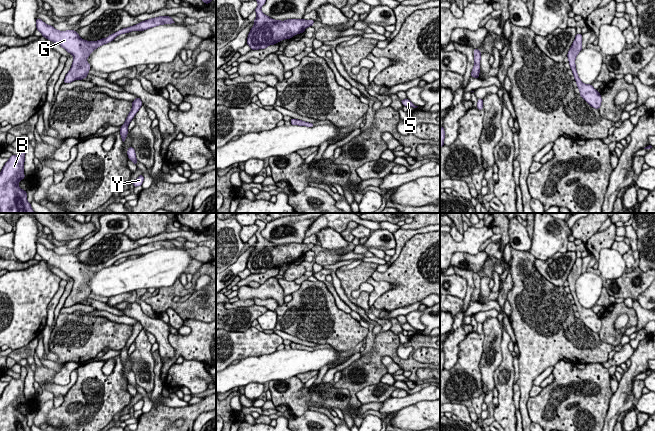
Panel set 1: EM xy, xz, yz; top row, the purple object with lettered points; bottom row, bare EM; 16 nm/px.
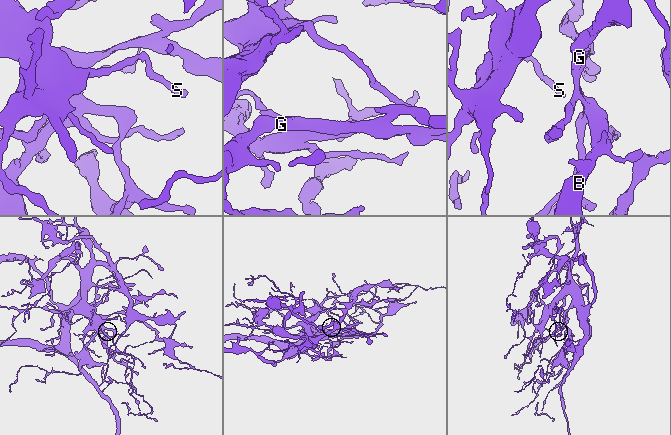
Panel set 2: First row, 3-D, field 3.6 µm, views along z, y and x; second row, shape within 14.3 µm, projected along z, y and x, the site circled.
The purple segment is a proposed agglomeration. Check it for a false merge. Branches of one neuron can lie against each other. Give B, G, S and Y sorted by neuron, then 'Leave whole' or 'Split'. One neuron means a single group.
Groups: B G S Y. Leave whole

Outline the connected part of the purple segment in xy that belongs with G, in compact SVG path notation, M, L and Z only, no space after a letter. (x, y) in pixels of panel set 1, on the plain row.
M160 240L140 246L128 252L123 252L114 258L109 259L107 262L103 262L98 265L86 265L83 264L74 254L56 254L53 250L47 249L38 242L36 243L36 246L36 252L41 256L43 261L59 268L74 281L72 290L69 296L66 298L63 307L71 307L74 304L82 304L83 302L87 302L90 288L86 284L89 279L101 269L113 265L118 259L129 257L131 255L144 255L158 249L175 247L169 240Z

